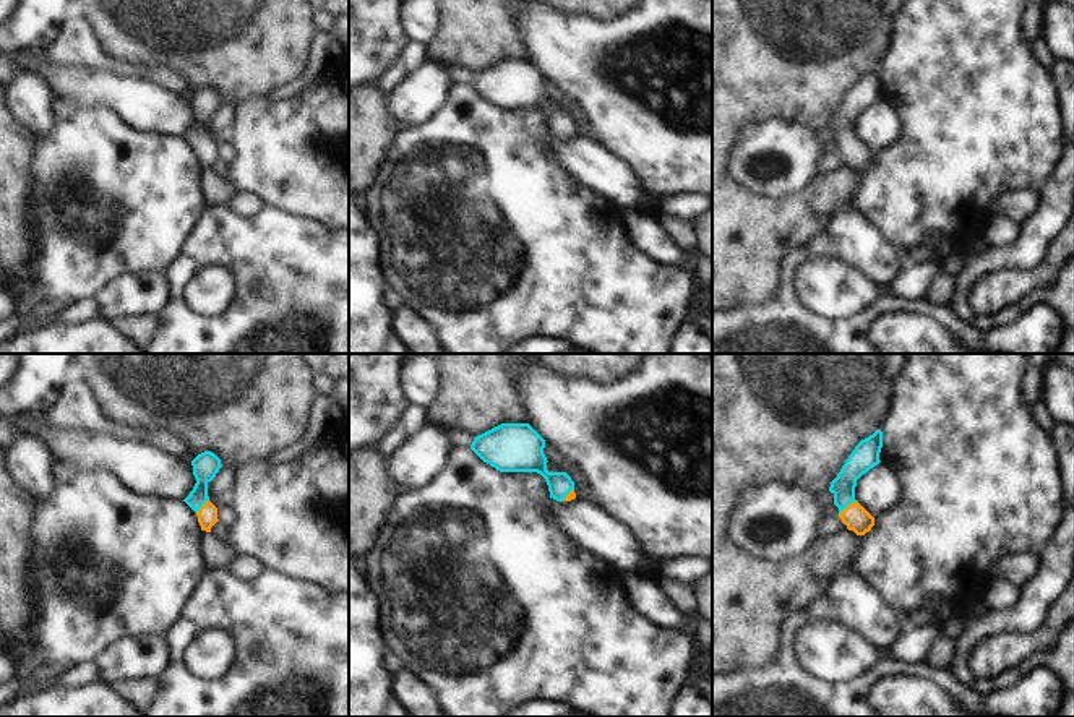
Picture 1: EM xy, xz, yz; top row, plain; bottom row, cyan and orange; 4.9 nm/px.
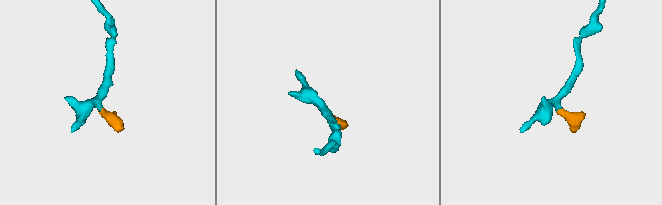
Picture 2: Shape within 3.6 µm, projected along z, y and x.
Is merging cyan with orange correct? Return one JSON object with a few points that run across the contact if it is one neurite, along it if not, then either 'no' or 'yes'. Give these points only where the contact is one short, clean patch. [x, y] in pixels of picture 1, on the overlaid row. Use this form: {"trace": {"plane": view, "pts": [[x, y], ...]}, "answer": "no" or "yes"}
{"trace": {"plane": "yz", "pts": [[862, 459], [846, 479], [846, 506], [854, 516]]}, "answer": "yes"}

